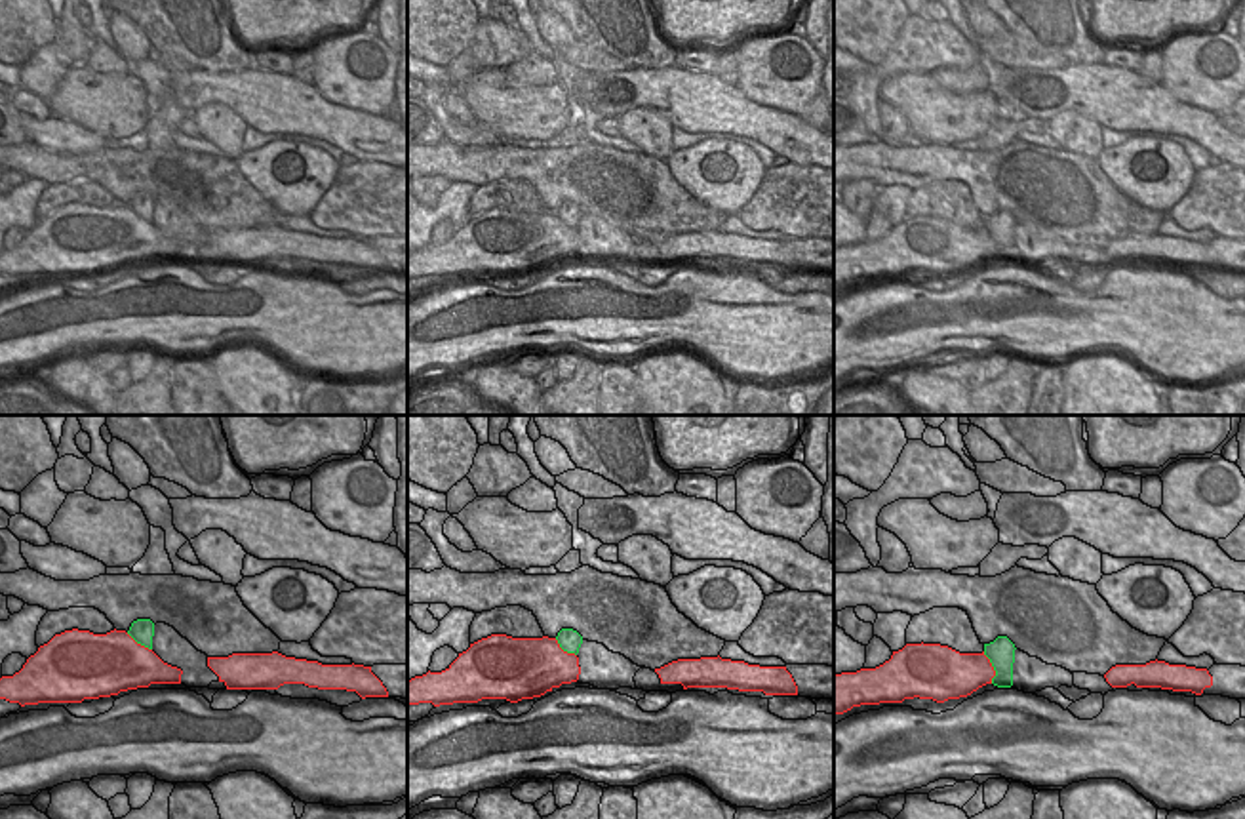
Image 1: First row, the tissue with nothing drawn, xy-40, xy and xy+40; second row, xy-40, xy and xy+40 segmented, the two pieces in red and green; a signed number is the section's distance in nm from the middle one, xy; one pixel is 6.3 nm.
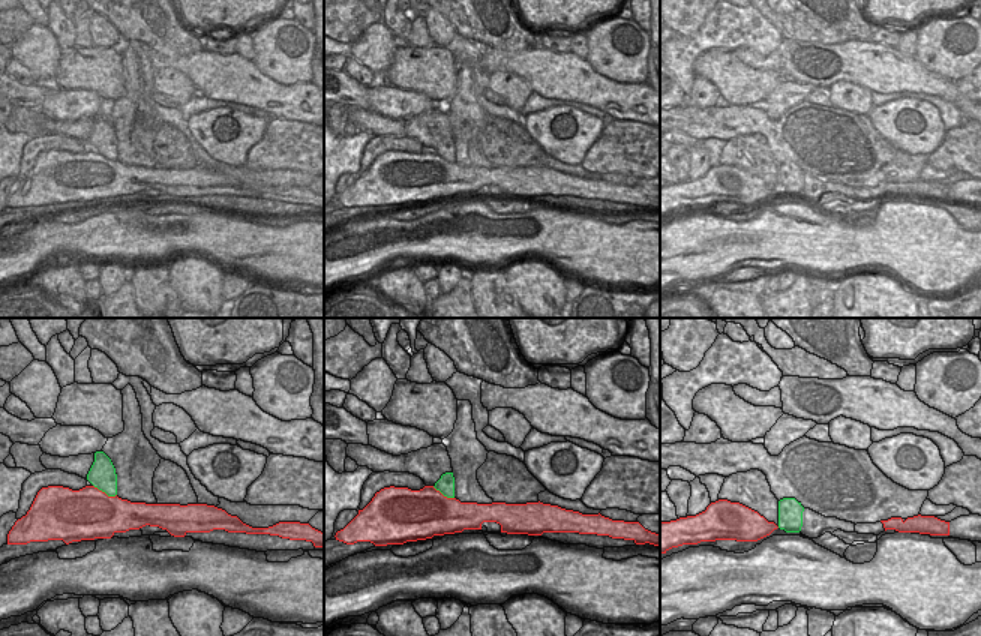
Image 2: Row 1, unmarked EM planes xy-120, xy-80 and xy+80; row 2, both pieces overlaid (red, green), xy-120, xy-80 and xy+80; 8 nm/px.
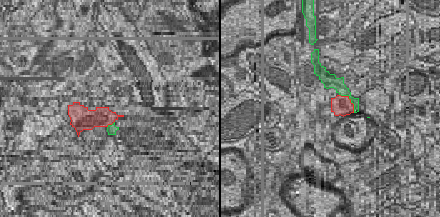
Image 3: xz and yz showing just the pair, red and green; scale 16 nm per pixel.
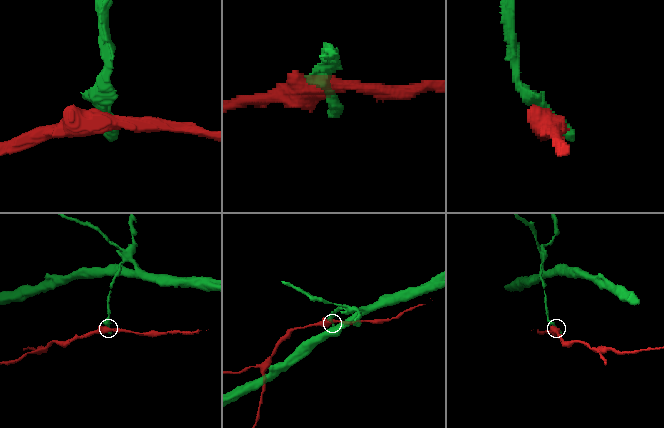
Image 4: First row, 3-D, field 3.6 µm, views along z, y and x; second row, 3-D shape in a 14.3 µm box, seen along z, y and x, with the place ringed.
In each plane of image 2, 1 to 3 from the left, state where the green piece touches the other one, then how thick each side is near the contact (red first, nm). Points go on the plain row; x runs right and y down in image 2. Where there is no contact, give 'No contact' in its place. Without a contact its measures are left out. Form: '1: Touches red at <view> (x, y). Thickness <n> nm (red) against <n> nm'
1: Touches red at xy-120 (104, 156). Thickness 420 nm (red) against 220 nm
2: Touches red at xy-80 (441, 158). Thickness 400 nm (red) against 140 nm
3: No contact

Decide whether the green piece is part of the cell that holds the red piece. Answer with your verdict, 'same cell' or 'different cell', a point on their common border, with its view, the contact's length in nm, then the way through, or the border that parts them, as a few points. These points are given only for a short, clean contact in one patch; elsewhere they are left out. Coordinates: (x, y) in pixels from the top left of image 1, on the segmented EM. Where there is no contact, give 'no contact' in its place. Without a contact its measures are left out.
different cell | xy+40 (992, 667) | 220 nm | along xy+40 (983, 652), (994, 671), (992, 682)

